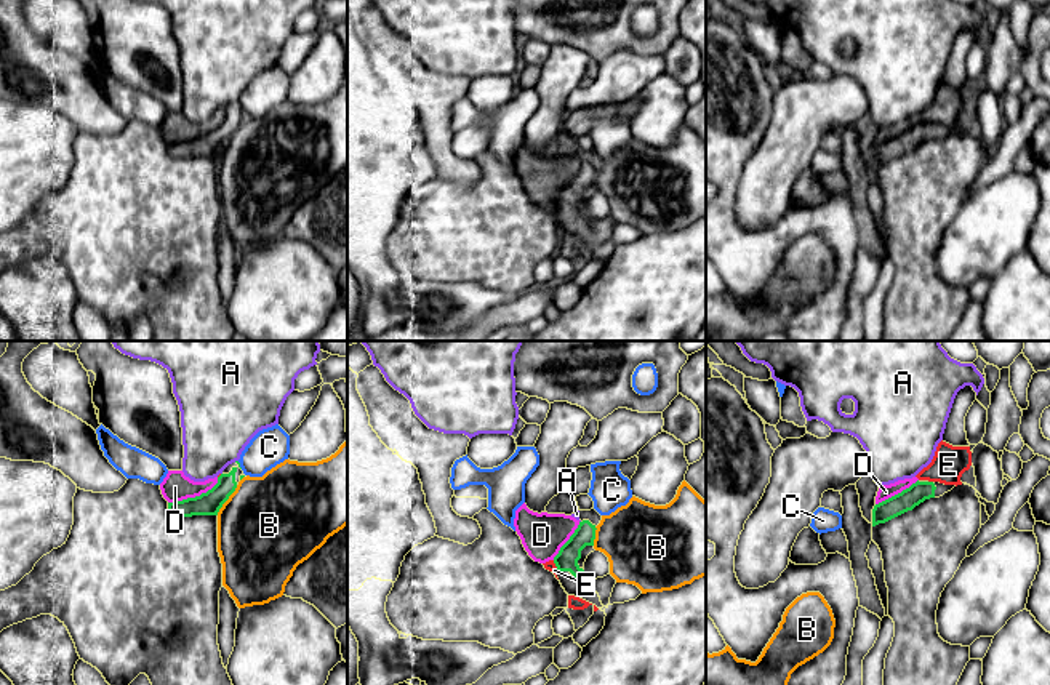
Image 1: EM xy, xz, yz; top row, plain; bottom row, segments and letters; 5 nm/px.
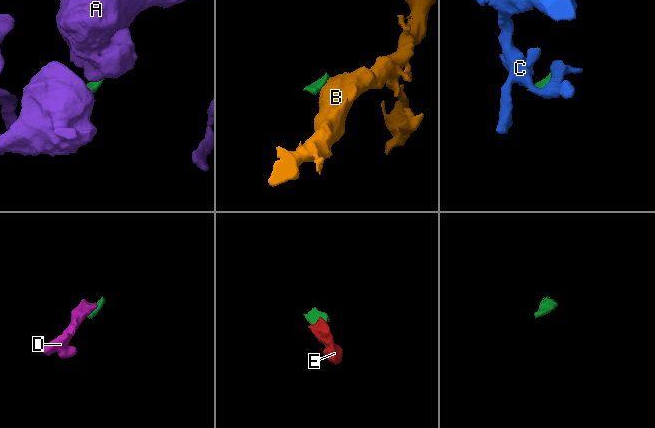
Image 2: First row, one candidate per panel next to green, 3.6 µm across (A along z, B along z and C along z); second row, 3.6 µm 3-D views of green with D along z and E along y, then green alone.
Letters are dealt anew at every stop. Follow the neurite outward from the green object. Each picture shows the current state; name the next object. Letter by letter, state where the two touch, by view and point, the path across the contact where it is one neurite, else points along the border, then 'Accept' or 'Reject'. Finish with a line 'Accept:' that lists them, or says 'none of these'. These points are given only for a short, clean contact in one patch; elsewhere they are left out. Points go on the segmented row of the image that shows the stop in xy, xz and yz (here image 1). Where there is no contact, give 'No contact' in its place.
A: No contact. Reject
B: Touches green at xy (228, 498). Boundary: xy (237, 485), (216, 514). Reject
C: Touches green at xy (239, 464). Boundary: xy (237, 461), (242, 468). Reject
D: Touches green at xy (196, 496). Boundary: xy (218, 477), (205, 492), (168, 503). Reject
E: Touches green at yz (930, 482). Boundary: yz (929, 480), (932, 482). Reject
Accept: none of these

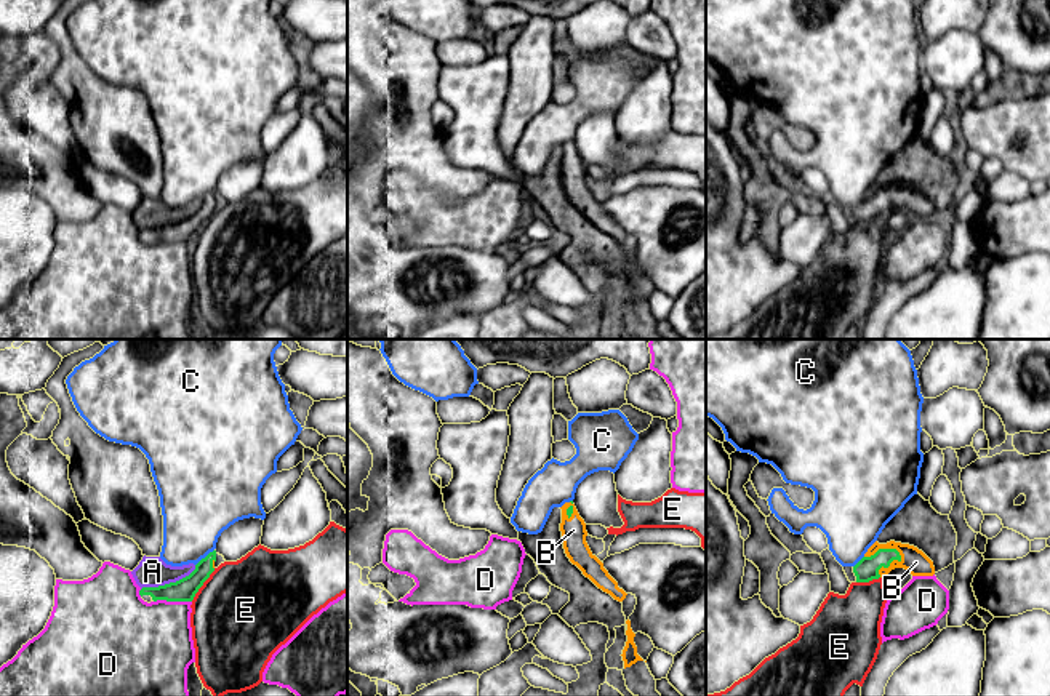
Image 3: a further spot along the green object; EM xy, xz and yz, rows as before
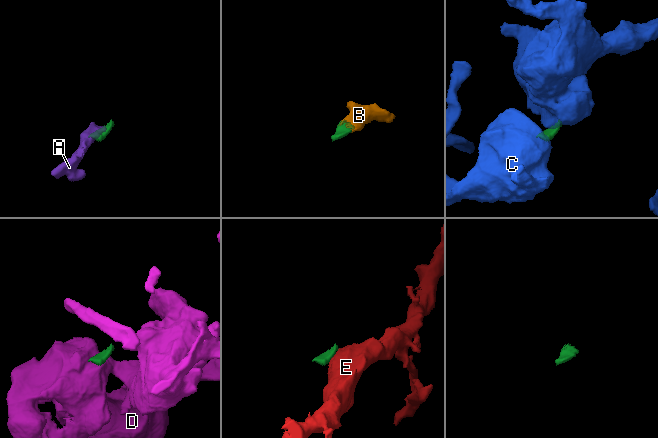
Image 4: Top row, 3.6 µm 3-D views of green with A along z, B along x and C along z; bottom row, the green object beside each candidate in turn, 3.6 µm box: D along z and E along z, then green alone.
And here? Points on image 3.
A: Touches green at xy (170, 583). Boundary: xy (196, 565), (188, 575), (175, 581), (141, 589). Reject
B: Touches green at yz (885, 549). Path across: yz (866, 570), (885, 549), (895, 549), (916, 562). Accept
C: Touches green at xy (205, 557). Boundary: xy (213, 549), (196, 565). Reject
D: Touches green at xy (172, 600). Boundary: xy (191, 600), (154, 602). Reject
E: Touches green at xy (202, 584). Boundary: xy (215, 568), (191, 600). Reject
Accept: B

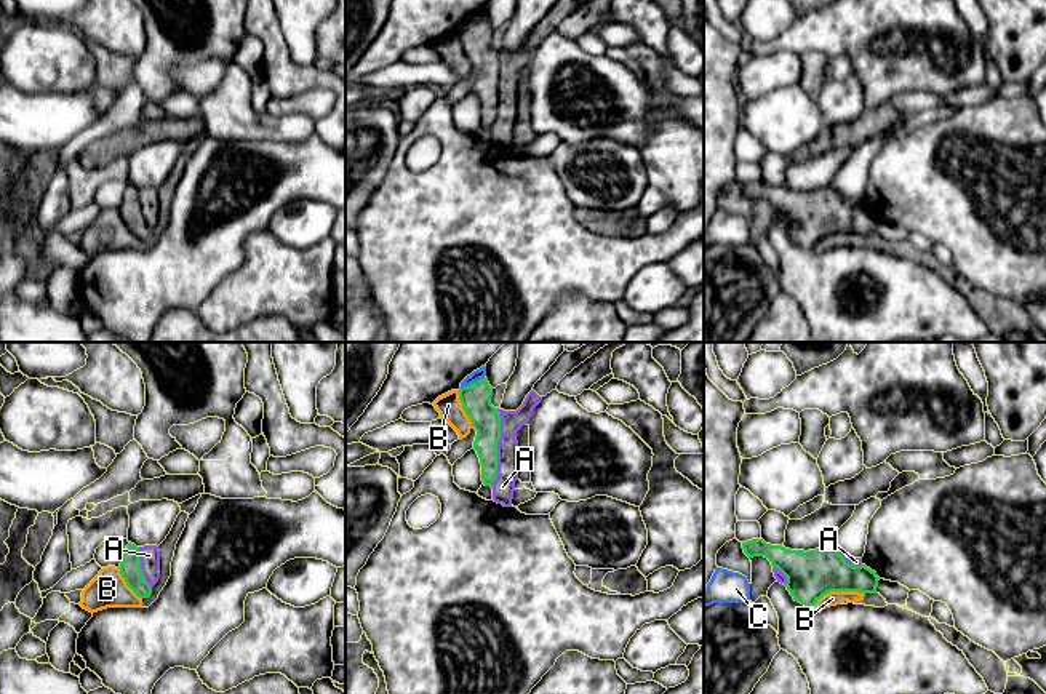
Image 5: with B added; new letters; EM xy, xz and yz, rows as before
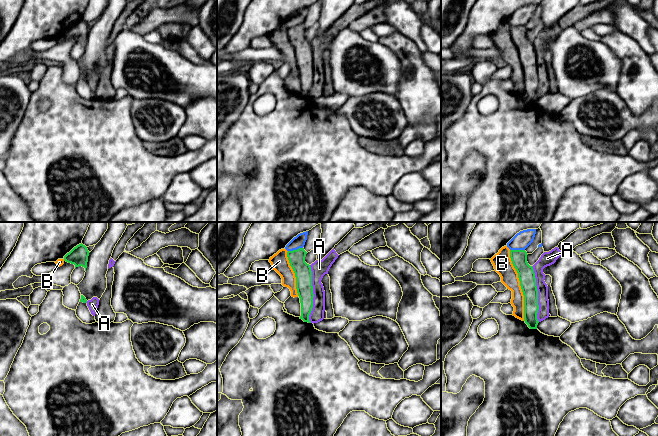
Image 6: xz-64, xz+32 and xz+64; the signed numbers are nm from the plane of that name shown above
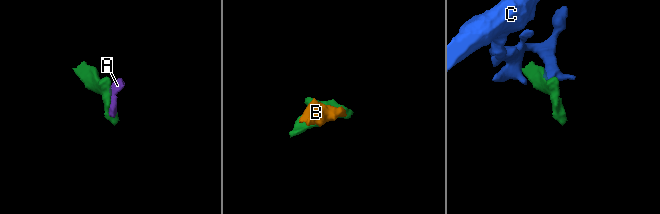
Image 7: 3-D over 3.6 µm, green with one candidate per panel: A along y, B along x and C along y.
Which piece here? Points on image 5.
A: Touches green at xz (496, 448). Reject
B: Touches green at yz (838, 590). Reject
C: Touches green at xz (474, 382). Boundary: xz (483, 376), (461, 389). Reject
Accept: none of these

